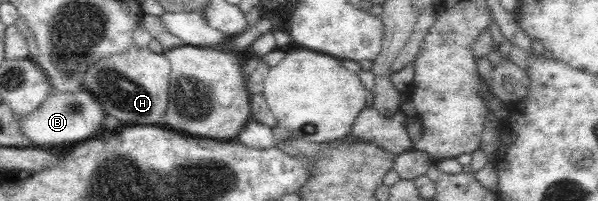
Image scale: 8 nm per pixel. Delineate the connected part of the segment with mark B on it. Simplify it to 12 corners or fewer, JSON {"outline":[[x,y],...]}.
{"outline":[[49,93],[18,117],[37,147],[87,140],[105,110],[93,94]]}

